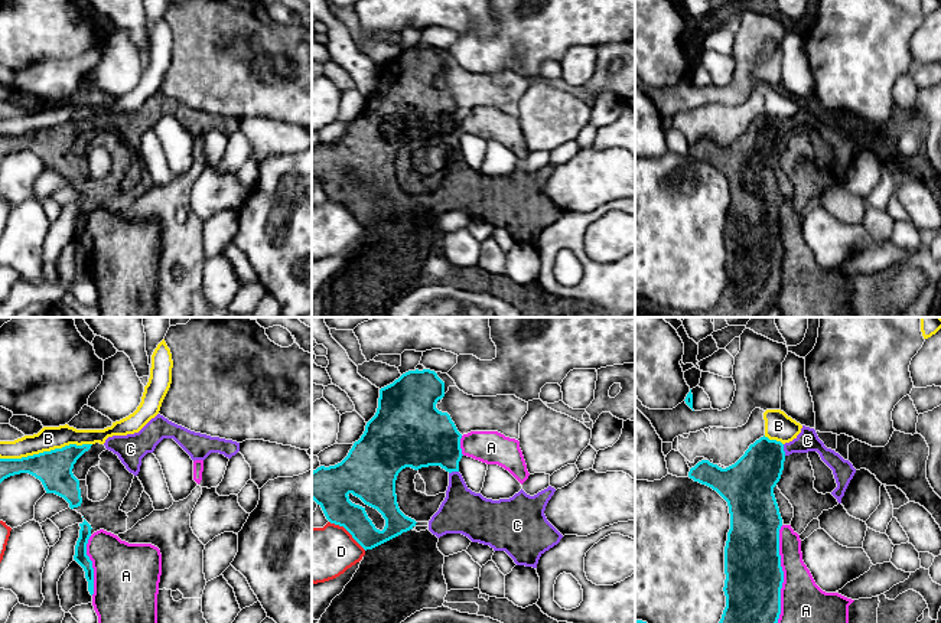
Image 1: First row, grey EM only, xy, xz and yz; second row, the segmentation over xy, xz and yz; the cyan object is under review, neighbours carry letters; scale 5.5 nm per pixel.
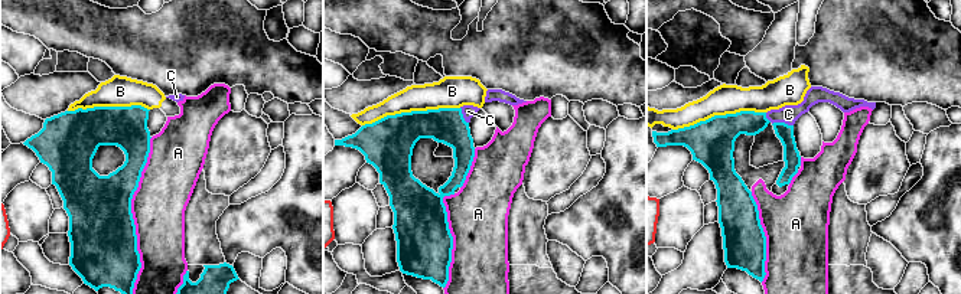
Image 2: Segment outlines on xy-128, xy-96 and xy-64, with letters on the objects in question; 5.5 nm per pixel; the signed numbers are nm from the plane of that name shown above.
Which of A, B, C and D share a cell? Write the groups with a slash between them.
A / B / C / D

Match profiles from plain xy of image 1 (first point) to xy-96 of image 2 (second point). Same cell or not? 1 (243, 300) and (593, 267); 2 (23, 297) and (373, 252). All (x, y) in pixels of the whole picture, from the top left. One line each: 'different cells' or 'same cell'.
1: same cell
2: same cell

